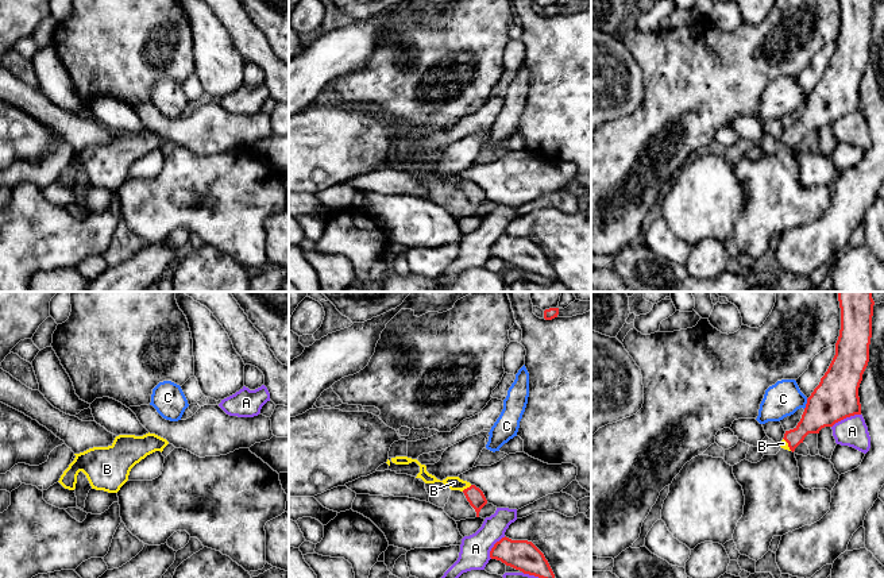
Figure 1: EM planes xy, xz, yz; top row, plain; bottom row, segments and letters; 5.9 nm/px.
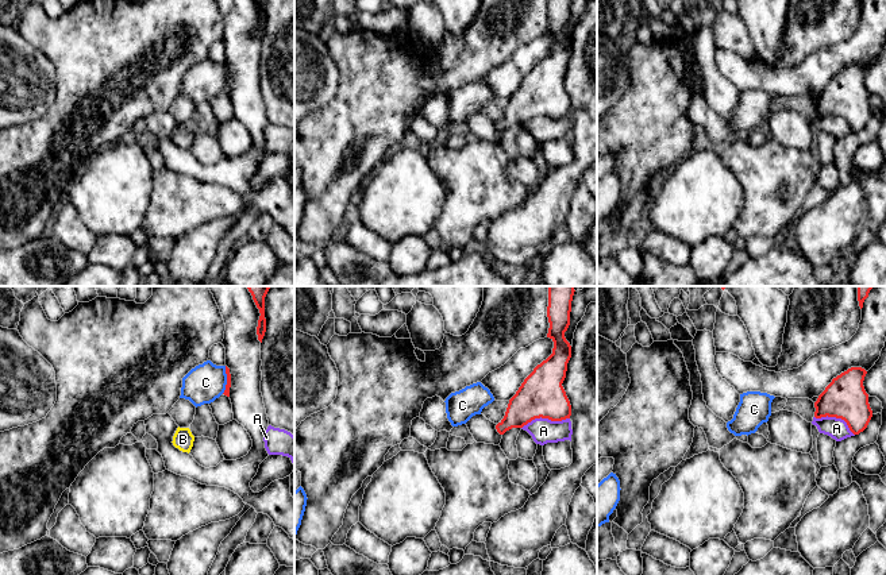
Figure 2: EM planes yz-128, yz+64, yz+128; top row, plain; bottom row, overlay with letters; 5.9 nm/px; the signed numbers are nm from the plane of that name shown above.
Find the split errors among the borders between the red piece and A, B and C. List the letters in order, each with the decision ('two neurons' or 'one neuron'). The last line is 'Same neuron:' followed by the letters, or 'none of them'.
A: two neurons
B: one neuron
C: two neurons
Same neuron: B

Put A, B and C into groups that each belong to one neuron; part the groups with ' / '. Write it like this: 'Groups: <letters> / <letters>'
Groups: A / B / C

